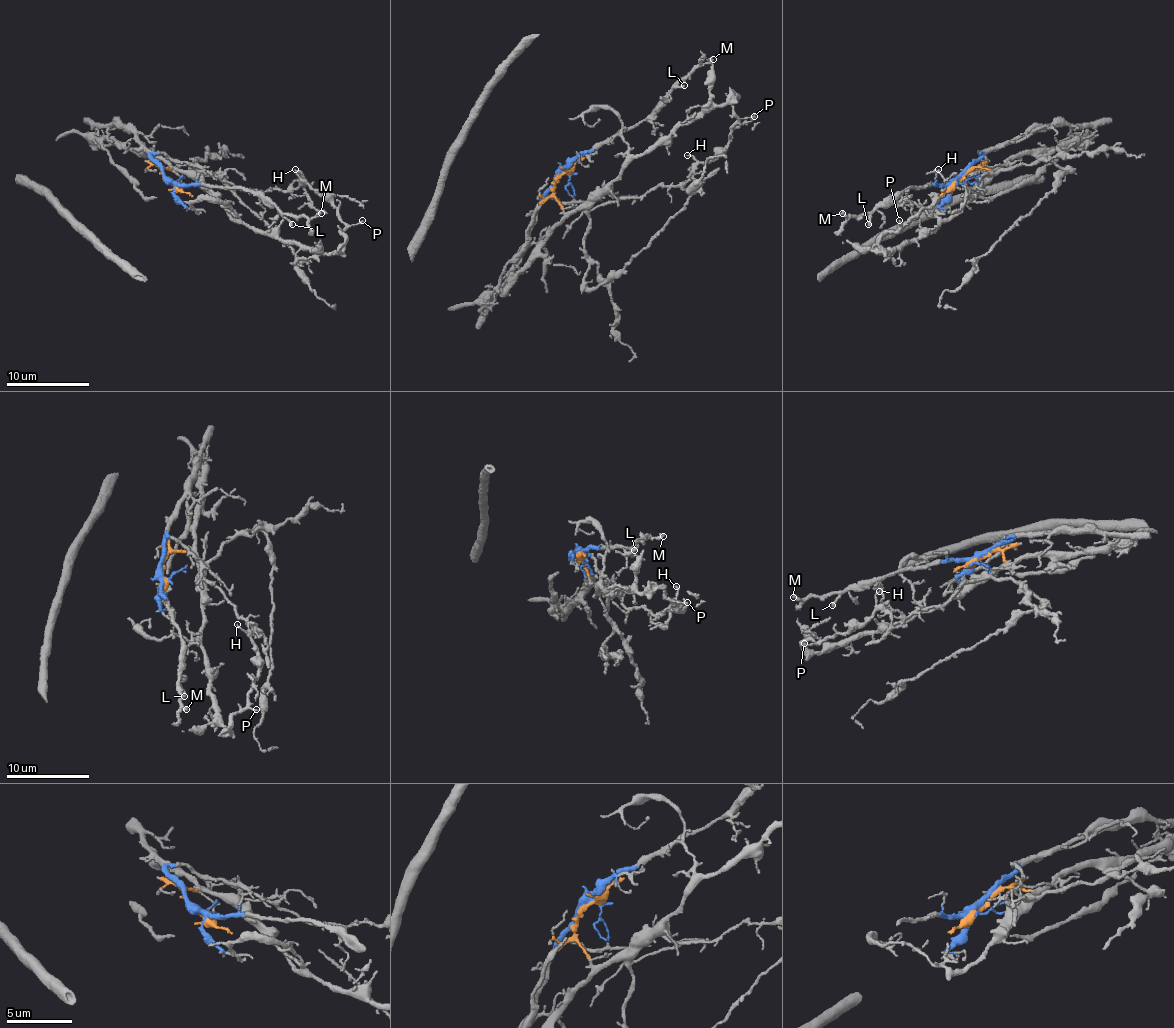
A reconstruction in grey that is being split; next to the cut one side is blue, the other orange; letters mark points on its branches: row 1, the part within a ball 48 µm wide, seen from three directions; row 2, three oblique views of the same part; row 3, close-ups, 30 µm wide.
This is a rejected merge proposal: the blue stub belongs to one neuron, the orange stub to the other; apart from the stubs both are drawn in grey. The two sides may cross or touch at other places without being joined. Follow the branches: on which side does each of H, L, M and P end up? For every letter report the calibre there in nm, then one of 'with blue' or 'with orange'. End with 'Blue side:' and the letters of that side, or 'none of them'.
H: 140 nm | with orange
L: 200 nm | with blue
M: 240 nm | with blue
P: 100 nm | with orange
Blue side: L, M

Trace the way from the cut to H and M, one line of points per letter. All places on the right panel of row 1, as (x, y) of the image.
H: (959, 179), (975, 167), (992, 171), (940, 225), (888, 254), (878, 243), (888, 231), (944, 188), (938, 169)
M: (959, 179), (907, 188), (865, 214), (847, 217), (843, 212)

